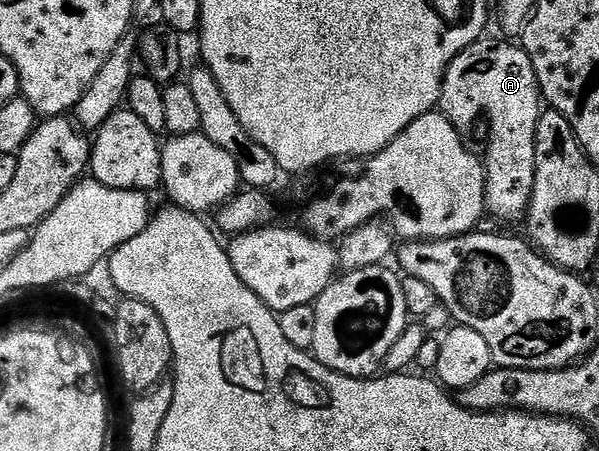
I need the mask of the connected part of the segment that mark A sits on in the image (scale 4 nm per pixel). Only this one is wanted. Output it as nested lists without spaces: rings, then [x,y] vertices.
[[[481,38],[477,43],[470,44],[465,51],[457,54],[457,58],[453,58],[443,79],[438,107],[461,134],[467,134],[475,120],[487,115],[487,156],[482,157],[483,167],[487,169],[483,203],[486,211],[490,215],[492,212],[499,220],[522,221],[531,201],[535,177],[535,135],[541,111],[539,83],[533,74],[529,54],[525,54],[518,43],[487,39]]]

